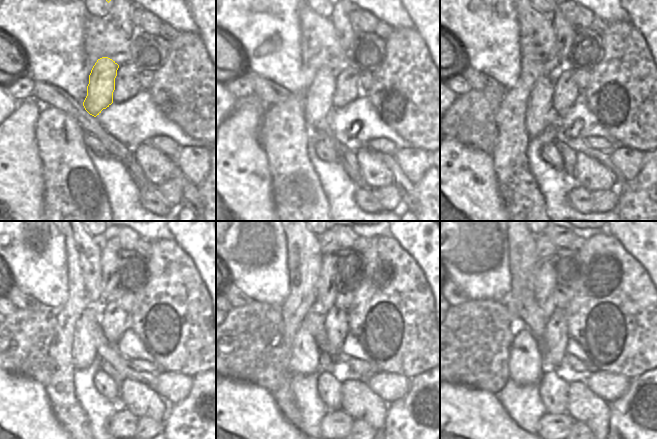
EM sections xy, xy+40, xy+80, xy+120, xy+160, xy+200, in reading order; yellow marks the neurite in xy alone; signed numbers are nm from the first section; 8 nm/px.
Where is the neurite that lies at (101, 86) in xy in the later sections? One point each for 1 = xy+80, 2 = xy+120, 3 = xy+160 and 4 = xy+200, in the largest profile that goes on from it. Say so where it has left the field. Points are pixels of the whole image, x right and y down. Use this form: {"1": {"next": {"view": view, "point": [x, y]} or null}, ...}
{"1": {"next": {"view": "xy+80", "point": [539, 110]}}, "2": {"next": {"view": "xy+120", "point": [84, 348]}}, "3": {"next": {"view": "xy+160", "point": [305, 355]}}, "4": {"next": {"view": "xy+200", "point": [526, 367]}}}

